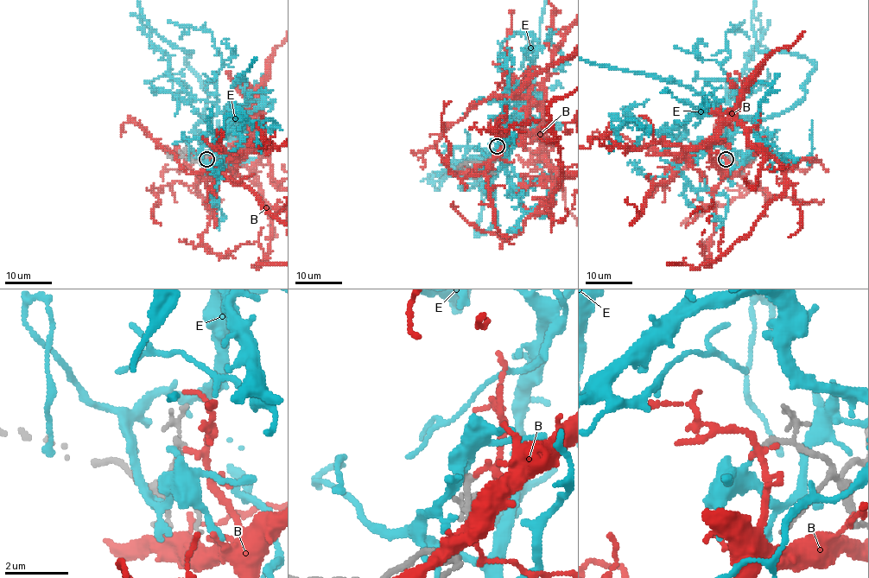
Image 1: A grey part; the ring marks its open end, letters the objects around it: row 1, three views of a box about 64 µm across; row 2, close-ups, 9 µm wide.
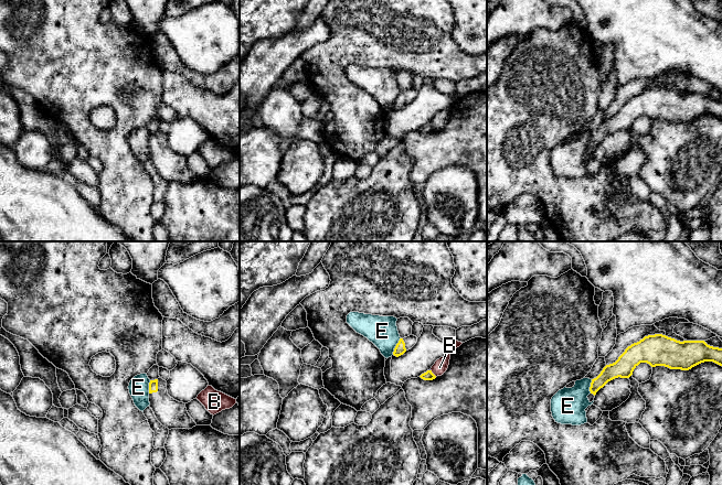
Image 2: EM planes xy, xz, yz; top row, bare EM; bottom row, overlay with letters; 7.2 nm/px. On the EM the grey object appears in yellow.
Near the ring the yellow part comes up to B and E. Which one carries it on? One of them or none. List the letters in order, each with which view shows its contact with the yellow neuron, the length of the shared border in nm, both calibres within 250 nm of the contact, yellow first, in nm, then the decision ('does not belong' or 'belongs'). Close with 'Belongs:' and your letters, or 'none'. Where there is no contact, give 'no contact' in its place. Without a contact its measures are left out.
B: xz | 70 nm | 70/100 nm | does not belong
E: xz | 140 nm | 80/220 nm | does not belong
Belongs: none

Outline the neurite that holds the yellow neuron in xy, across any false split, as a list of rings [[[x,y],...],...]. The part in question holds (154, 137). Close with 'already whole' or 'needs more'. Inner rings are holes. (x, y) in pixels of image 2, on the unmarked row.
[[[160,130],[149,136],[149,155],[157,173],[169,183],[192,182],[197,179],[189,169],[185,157],[168,148],[167,134]]]; needs more

